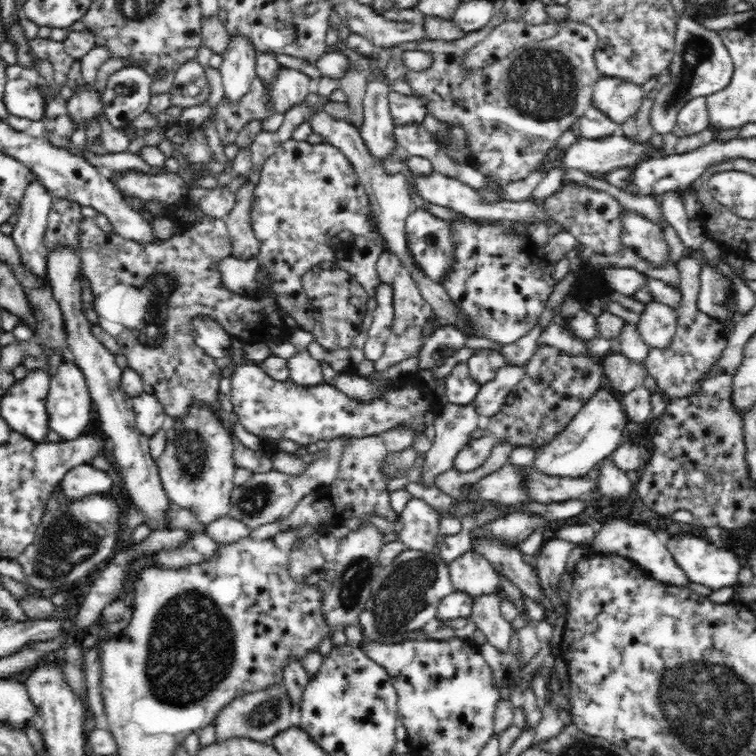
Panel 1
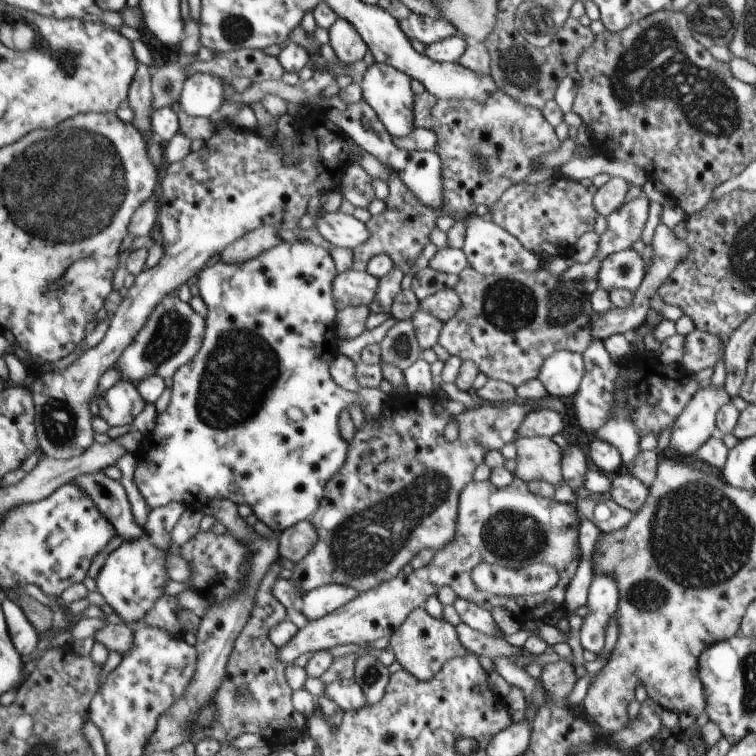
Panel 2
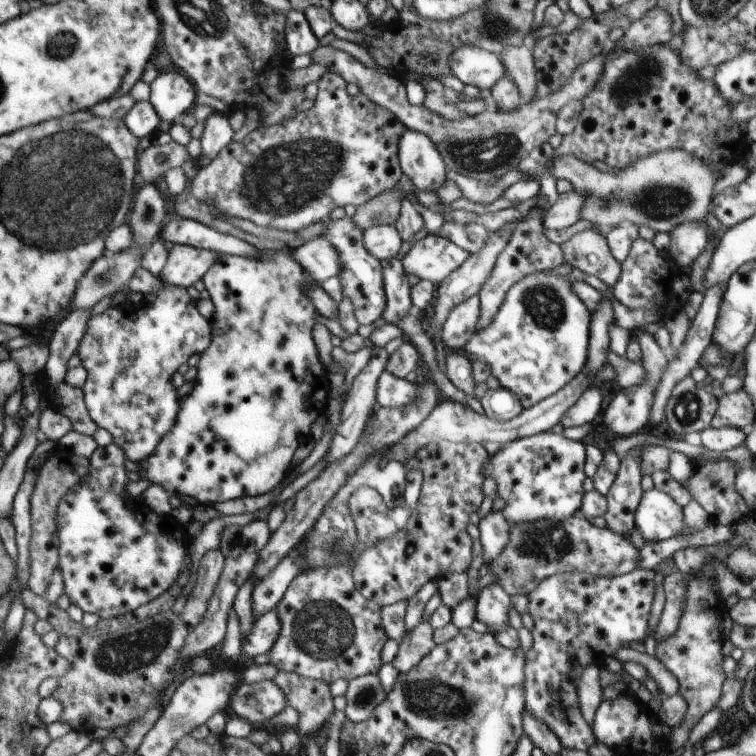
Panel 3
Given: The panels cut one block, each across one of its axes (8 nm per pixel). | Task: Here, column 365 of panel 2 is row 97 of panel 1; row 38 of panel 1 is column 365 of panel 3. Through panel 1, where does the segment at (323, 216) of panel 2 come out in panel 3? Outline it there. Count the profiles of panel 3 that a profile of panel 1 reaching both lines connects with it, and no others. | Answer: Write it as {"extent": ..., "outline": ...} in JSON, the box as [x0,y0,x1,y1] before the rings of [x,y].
{"extent":[364,225,402,262],"outline":[[[376,225],[364,230],[364,244],[381,262],[393,259],[402,246],[400,230],[395,225]]]}

